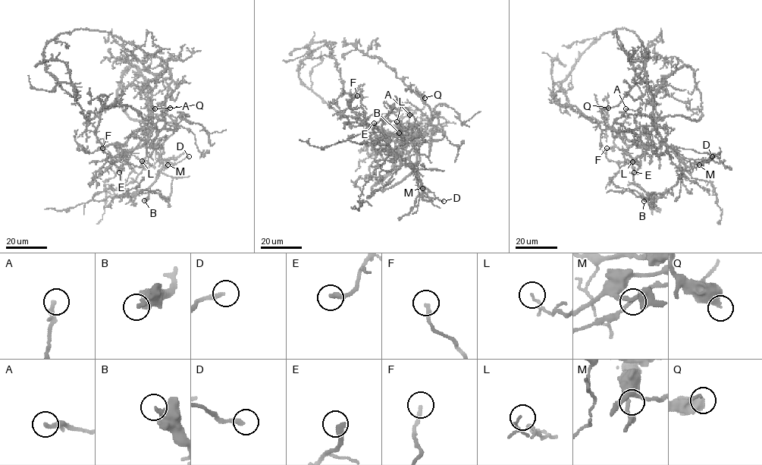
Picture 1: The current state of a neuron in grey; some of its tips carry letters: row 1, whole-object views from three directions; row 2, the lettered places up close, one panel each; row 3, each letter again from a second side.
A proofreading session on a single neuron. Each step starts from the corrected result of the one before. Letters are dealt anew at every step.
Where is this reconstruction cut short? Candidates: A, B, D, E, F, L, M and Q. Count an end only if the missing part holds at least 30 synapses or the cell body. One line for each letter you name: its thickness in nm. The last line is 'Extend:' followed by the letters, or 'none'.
Extend: none

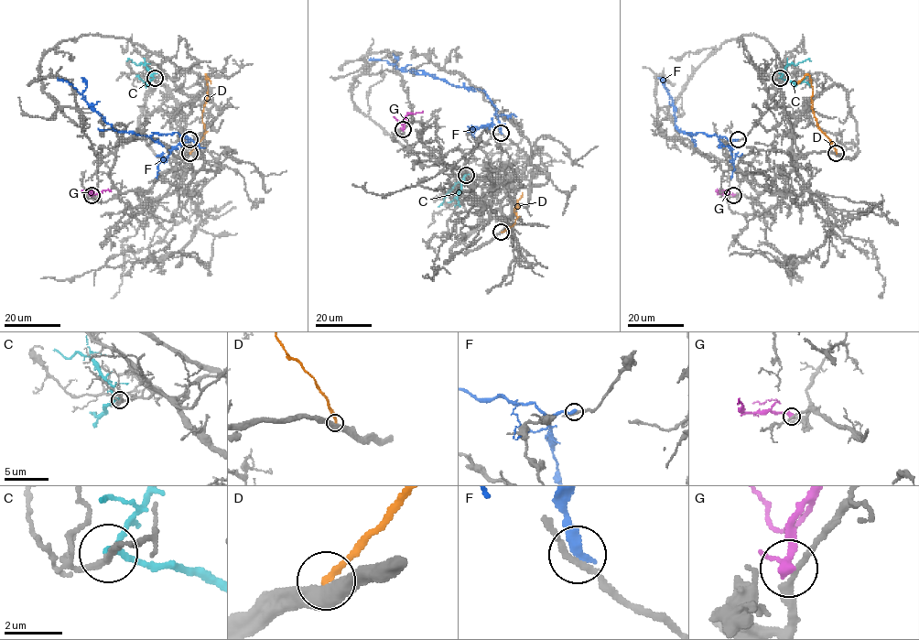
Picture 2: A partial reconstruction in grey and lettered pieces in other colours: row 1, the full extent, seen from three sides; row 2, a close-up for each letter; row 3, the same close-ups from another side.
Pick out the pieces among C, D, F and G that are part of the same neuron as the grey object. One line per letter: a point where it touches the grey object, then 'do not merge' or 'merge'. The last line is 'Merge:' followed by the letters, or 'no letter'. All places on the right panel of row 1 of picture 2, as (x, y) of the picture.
C: meets grey at (780, 78); do not merge
D: meets grey at (836, 153); do not merge
F: meets grey at (738, 139); do not merge
G: meets grey at (733, 195); merge
Merge: G

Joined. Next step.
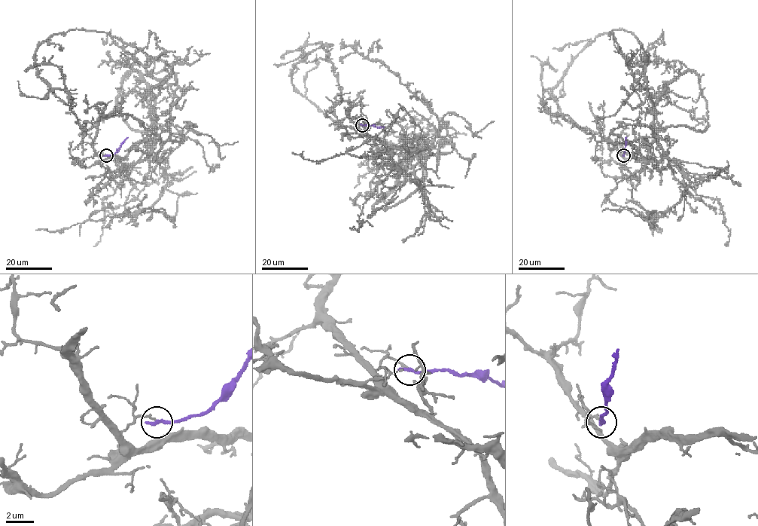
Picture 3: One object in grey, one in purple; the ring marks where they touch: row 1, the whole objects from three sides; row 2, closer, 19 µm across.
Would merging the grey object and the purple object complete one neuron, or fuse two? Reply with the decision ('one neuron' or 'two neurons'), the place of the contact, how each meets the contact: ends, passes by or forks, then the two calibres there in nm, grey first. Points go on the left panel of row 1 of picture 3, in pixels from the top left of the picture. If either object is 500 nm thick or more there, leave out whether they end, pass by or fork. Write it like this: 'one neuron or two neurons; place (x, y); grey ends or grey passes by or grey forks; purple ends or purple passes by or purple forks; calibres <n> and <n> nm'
two neurons; place (106, 155); grey ends; purple ends; calibres 140 and 280 nm

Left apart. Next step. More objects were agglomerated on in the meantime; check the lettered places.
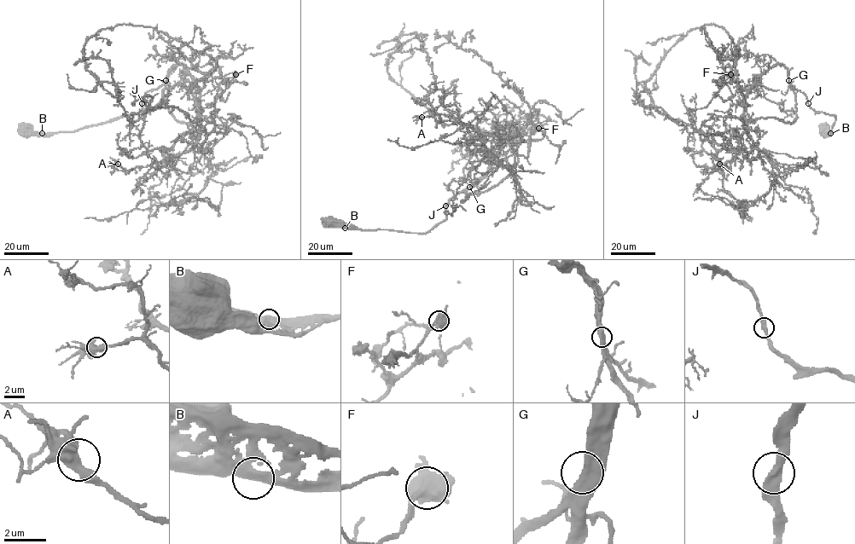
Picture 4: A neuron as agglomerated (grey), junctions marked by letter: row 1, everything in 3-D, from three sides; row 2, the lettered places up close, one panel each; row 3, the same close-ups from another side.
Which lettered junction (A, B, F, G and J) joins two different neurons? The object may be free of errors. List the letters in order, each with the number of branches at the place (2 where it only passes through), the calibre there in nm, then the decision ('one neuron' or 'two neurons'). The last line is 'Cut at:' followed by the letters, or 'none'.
A: 3 branches meet; 480 nm thick; one neuron
B: 2 branches meet; 500 nm thick; one neuron
F: 3 branches meet; 650 nm thick; one neuron
G: 2 branches meet; 550 nm thick; one neuron
J: 2 branches meet; 320 nm thick; one neuron
Cut at: none

